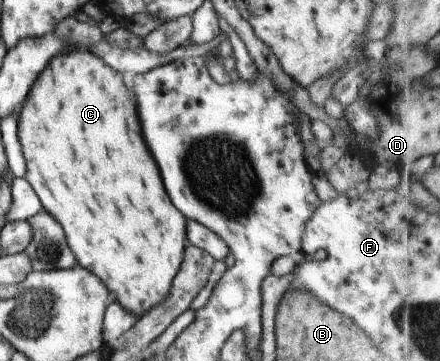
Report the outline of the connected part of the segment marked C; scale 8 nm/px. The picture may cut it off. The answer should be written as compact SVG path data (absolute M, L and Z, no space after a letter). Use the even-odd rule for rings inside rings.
M88 48L68 49L48 60L46 67L34 79L23 104L20 105L16 113L16 120L18 141L25 161L23 178L34 190L36 197L42 203L41 207L44 207L44 211L50 213L60 223L60 227L64 229L68 249L74 253L76 263L80 267L84 267L86 271L94 273L94 277L98 277L98 281L102 281L102 285L106 285L106 289L110 291L110 297L114 297L114 301L118 301L126 311L130 311L134 315L140 315L140 313L146 313L158 301L162 301L164 295L168 293L170 281L172 281L174 273L178 271L178 267L182 263L186 223L184 223L184 217L170 205L170 199L164 193L164 187L162 187L162 181L160 181L160 175L158 175L158 167L156 167L154 159L150 157L150 153L148 153L148 149L142 141L140 129L138 129L134 95L126 87L128 87L128 84L124 75L109 68L100 57L94 55Z

